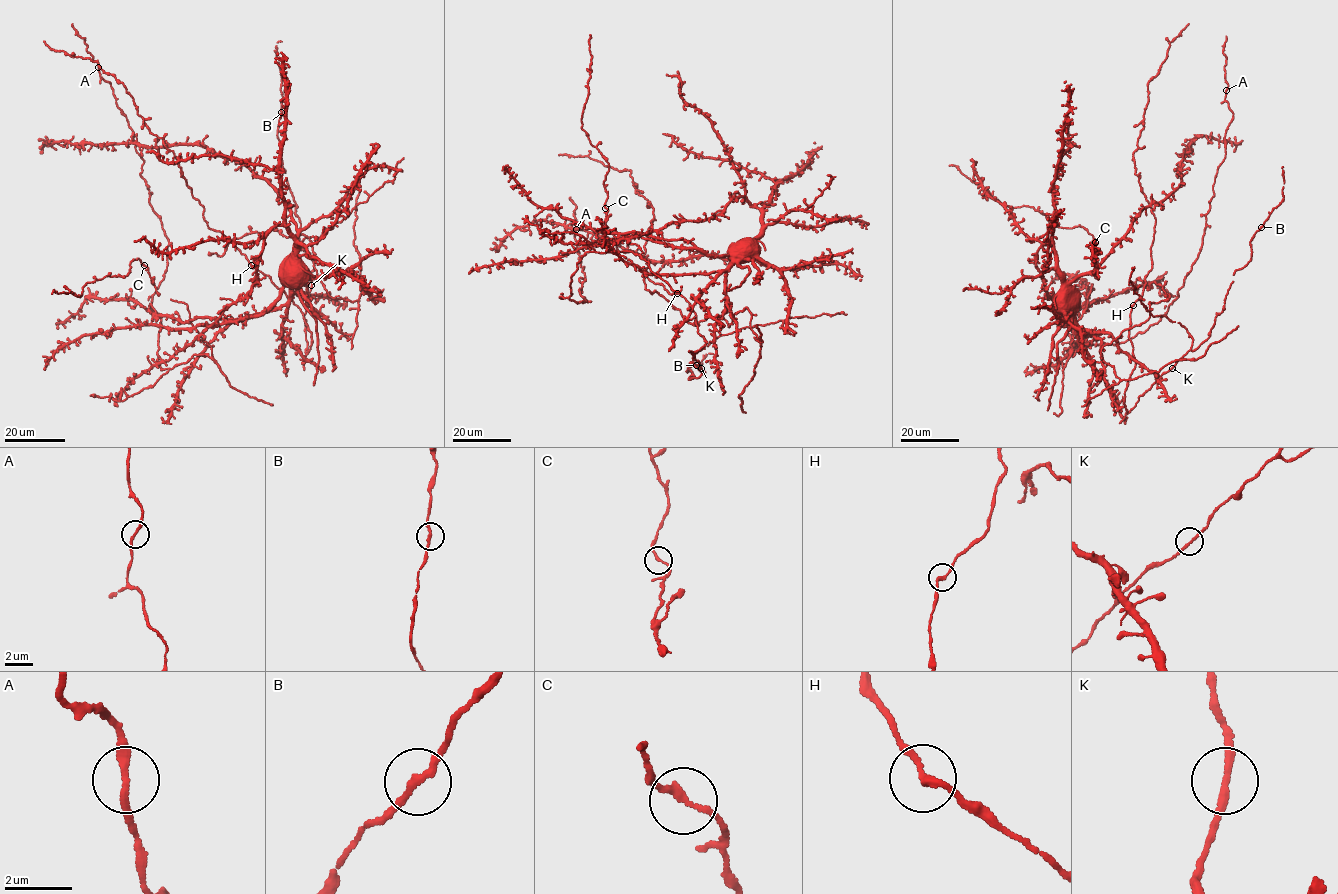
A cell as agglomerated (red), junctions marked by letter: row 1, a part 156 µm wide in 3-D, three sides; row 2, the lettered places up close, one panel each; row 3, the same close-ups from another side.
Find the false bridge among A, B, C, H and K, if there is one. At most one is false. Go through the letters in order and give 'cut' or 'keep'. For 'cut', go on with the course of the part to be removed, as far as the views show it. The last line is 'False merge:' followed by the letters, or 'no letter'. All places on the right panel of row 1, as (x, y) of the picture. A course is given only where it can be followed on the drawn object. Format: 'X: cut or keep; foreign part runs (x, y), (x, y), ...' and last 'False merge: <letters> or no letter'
A: keep
B: keep
C: keep
H: keep
K: keep
False merge: no letter

